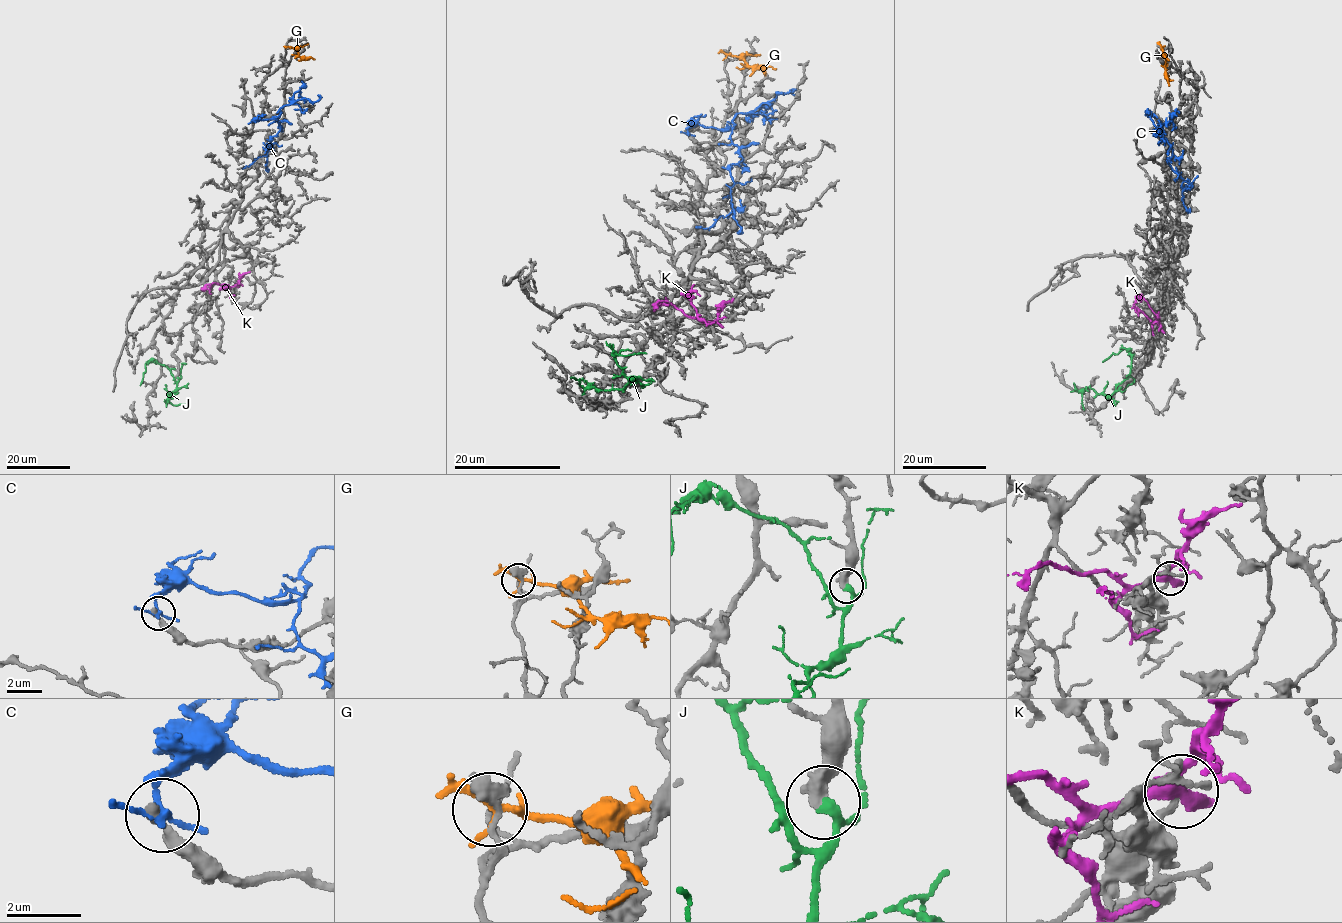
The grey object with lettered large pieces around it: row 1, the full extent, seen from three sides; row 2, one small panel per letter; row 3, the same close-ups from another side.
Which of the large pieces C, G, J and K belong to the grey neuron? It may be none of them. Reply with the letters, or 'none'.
J

